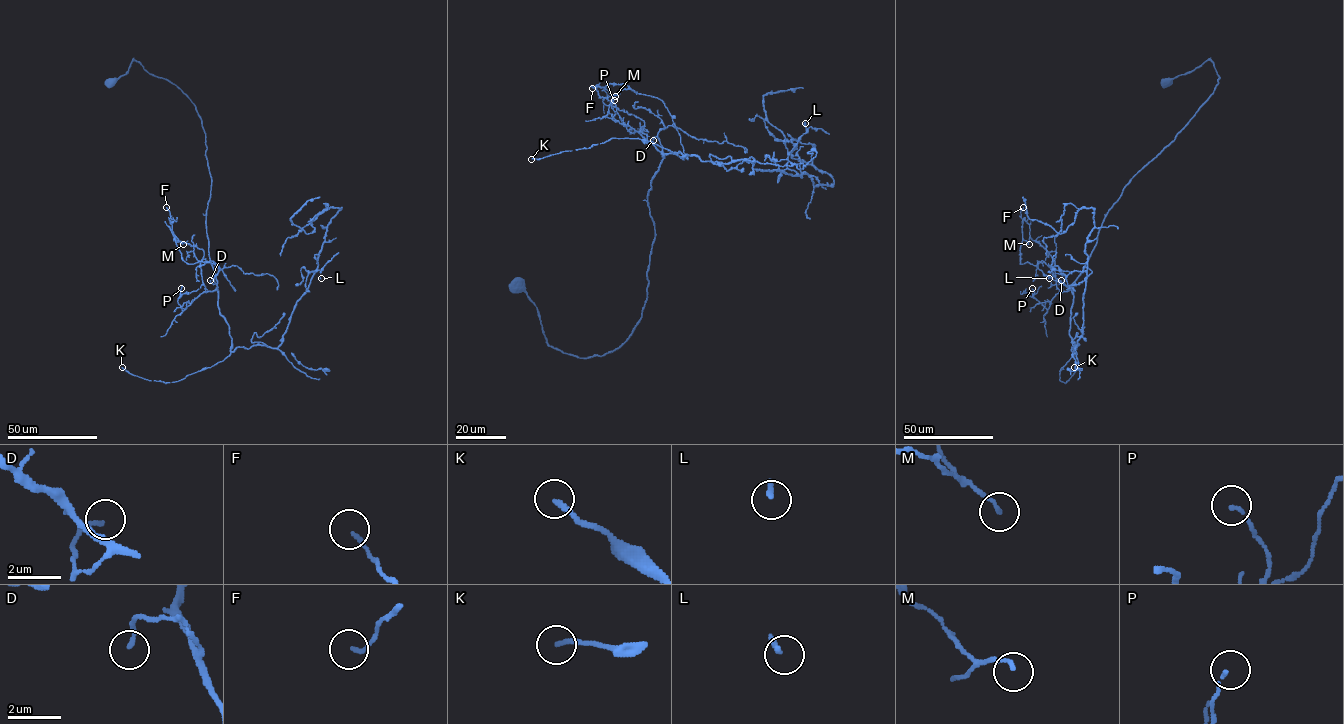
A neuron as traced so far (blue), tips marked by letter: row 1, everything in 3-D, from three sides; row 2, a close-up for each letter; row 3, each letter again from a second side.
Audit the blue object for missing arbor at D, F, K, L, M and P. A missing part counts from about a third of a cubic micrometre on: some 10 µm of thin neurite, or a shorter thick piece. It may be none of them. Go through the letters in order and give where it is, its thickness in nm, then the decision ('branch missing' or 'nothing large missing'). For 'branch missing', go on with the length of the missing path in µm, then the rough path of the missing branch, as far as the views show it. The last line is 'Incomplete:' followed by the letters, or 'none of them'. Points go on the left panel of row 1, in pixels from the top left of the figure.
D: (210, 280) | 130 nm | nothing large missing
F: (166, 207) | 140 nm | nothing large missing
K: (122, 367) | 180 nm | branch missing | 40 µm
L: (321, 278) | 180 nm | branch missing | 15 µm
M: (183, 244) | 140 nm | nothing large missing
P: (181, 288) | 120 nm | nothing large missing
Incomplete: K, L

